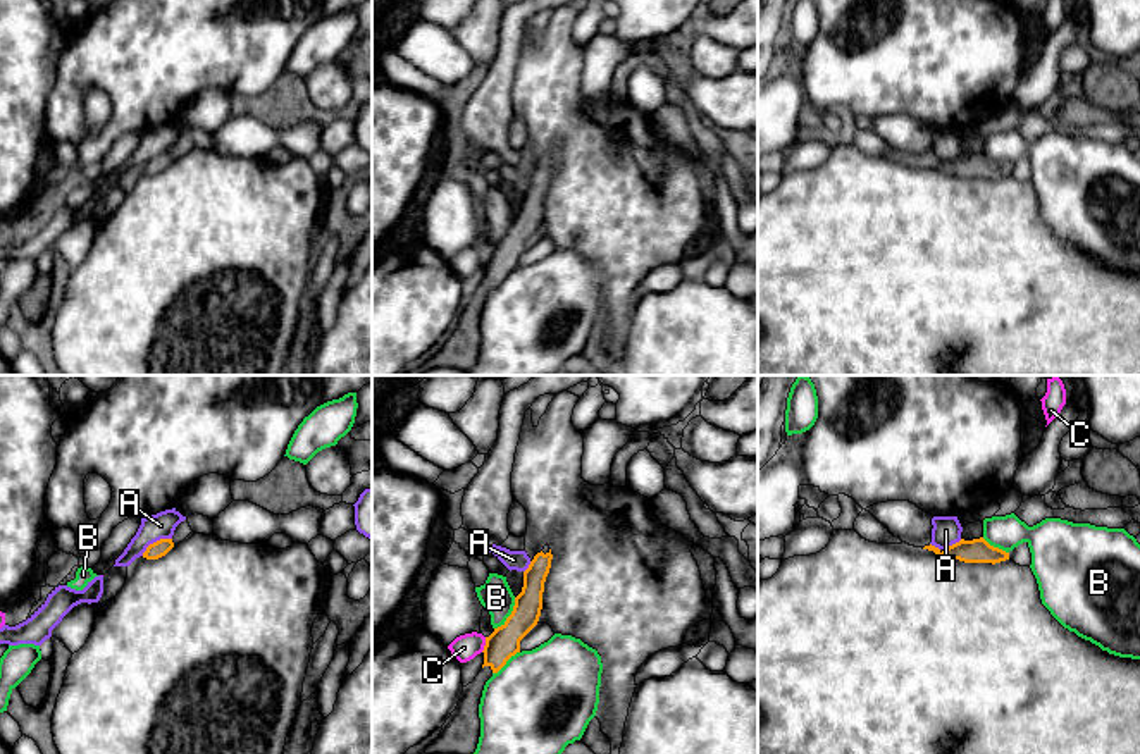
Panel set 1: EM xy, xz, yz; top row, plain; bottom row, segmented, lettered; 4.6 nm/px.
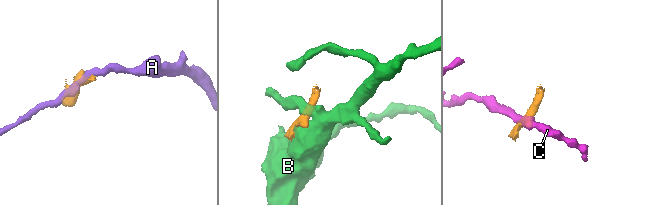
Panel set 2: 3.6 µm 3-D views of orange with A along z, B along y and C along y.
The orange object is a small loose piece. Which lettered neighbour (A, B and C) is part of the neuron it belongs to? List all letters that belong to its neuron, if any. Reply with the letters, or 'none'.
none

